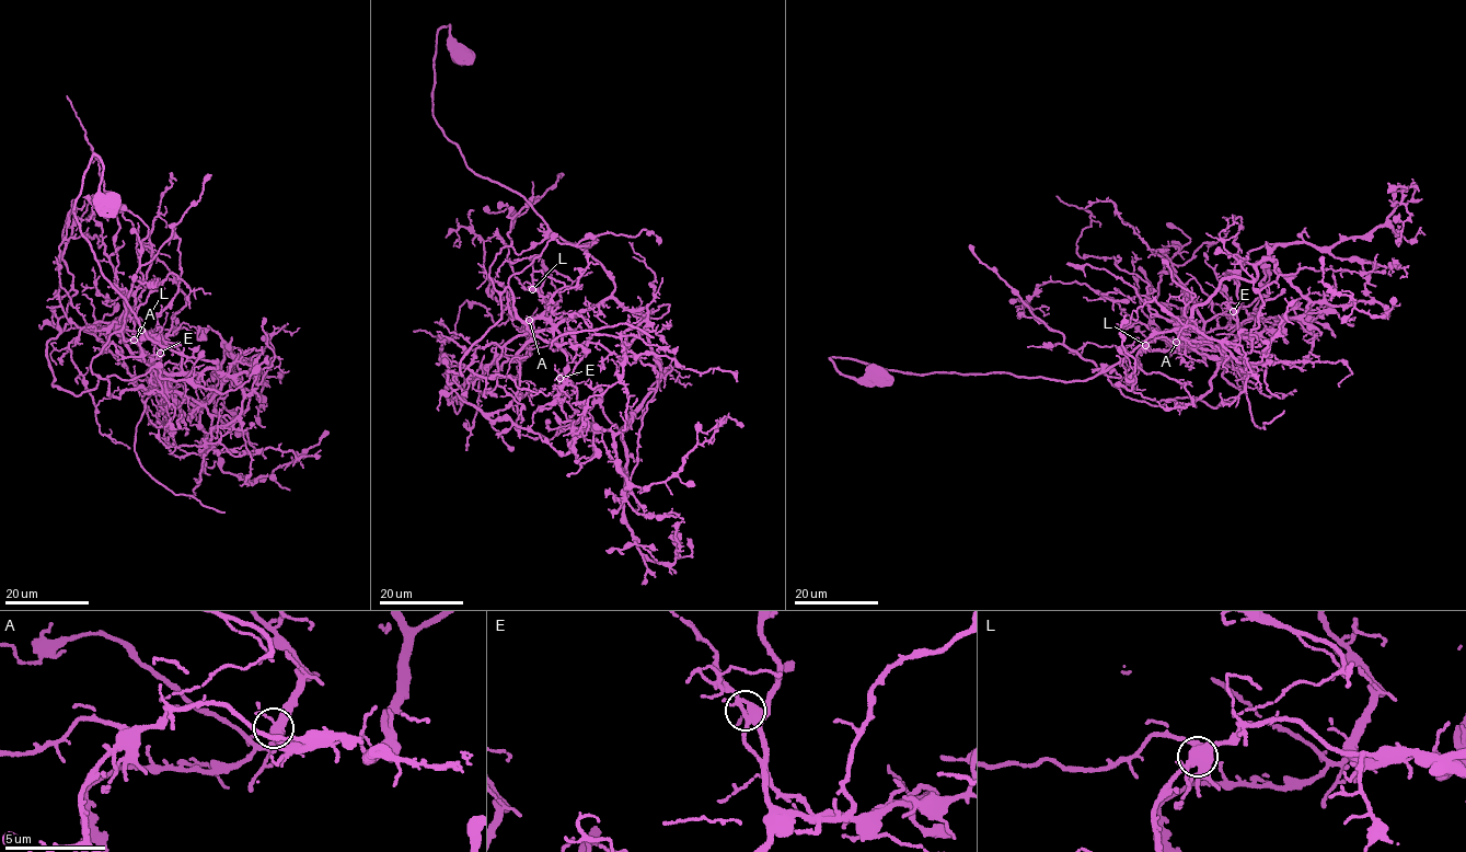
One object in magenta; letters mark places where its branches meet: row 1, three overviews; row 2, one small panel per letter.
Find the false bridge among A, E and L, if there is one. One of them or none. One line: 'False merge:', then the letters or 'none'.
False merge: E

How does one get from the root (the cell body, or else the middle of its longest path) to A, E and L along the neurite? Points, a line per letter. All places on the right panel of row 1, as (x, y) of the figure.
A: (879, 373), (843, 376), (830, 358), (1069, 382), (1097, 376), (1159, 332), (1195, 346), (1176, 342)
E: (879, 373), (843, 376), (830, 358), (1083, 381), (1159, 332), (1192, 349), (1231, 345), (1234, 311)
L: (879, 373), (843, 376), (830, 358), (1069, 382), (1097, 376), (1159, 332), (1186, 343), (1177, 324), (1145, 345)

